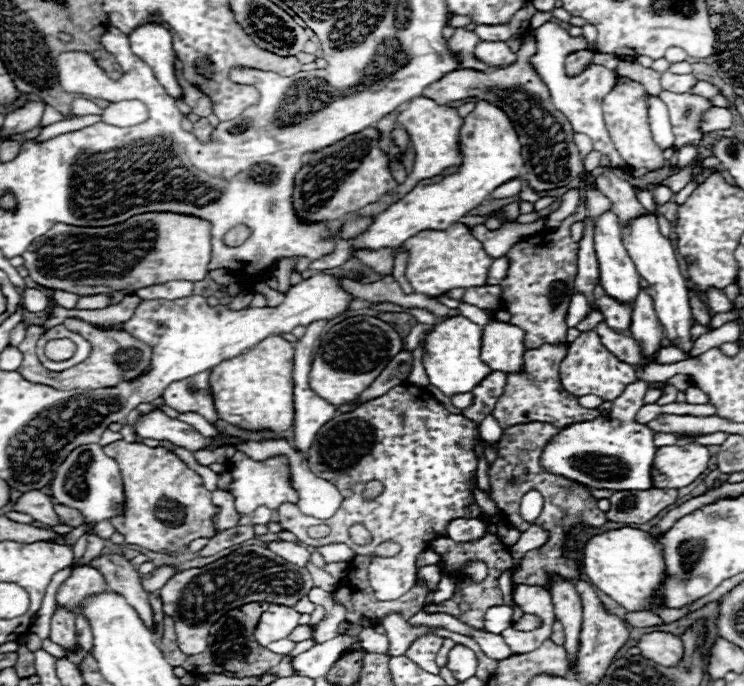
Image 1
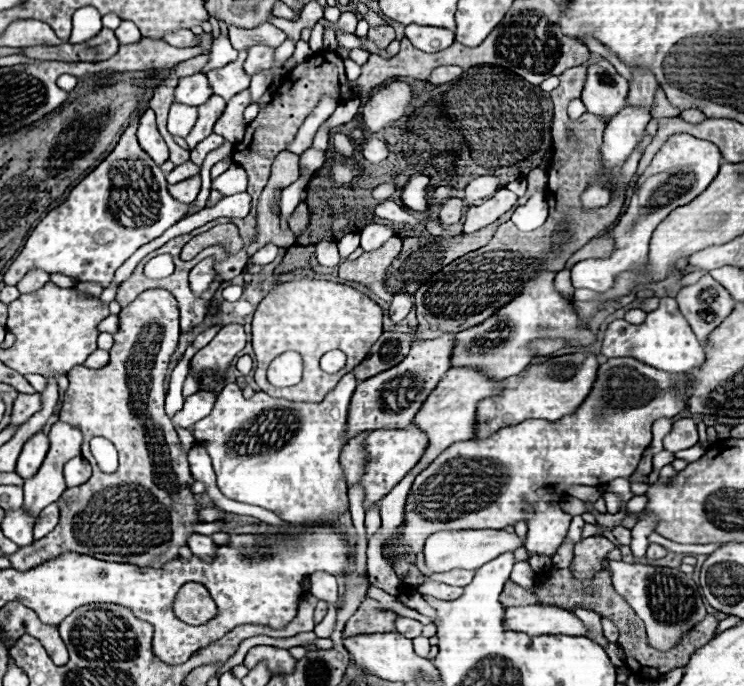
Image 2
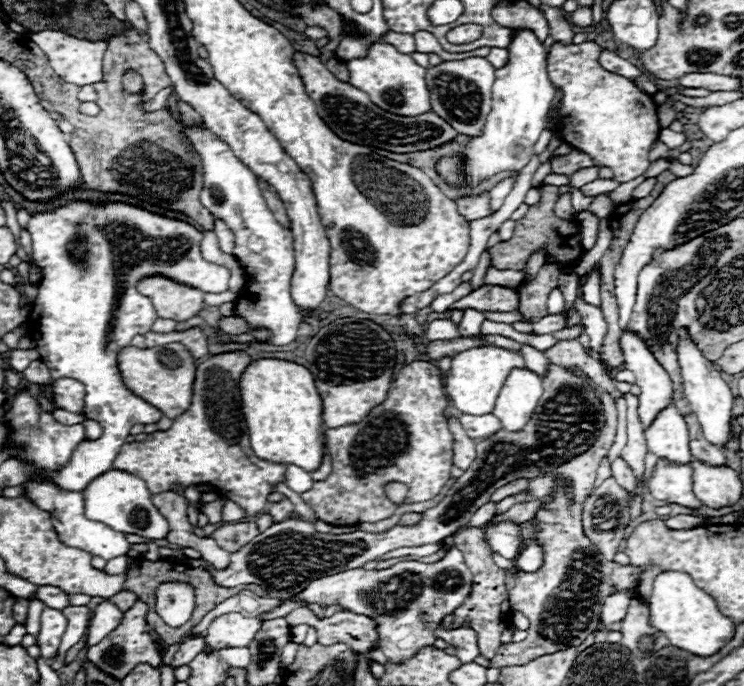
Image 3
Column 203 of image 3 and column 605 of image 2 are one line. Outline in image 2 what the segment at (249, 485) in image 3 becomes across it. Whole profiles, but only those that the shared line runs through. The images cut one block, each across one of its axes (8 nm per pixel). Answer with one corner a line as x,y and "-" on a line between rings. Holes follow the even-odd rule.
614,358
614,360
606,360
604,364
600,364
600,368
598,368
598,380
596,380
596,384
594,384
594,388
592,388
592,392
590,392
590,396
584,400
584,404
572,414
572,416
564,416
562,420
558,420
558,424
550,424
550,422
546,422
546,420
526,420
526,422
522,422
522,424
518,424
518,426
510,426
510,428
500,428
498,432
494,432
494,434
490,434
488,438
476,438
476,440
466,440
466,442
458,442
458,444
452,444
450,448
446,448
446,452
442,452
426,470
422,470
418,476
416,476
416,480
414,480
414,484
412,484
412,488
410,488
410,496
408,496
408,502
406,502
406,528
404,528
404,536
402,536
402,544
400,544
400,548
404,550
404,552
412,552
412,554
418,554
420,552
420,546
422,546
422,542
424,542
424,538
428,536
428,534
434,534
434,532
440,532
440,530
458,530
458,528
506,528
506,526
514,526
518,520
522,520
522,518
526,518
526,514
522,512
522,500
528,500
536,510
534,510
534,514
530,514
528,518
526,518
526,522
528,522
528,542
526,542
526,550
528,552
532,552
532,554
538,554
538,556
542,556
542,554
546,554
546,556
552,556
556,550
558,550
558,546
562,544
562,540
566,538
566,534
568,534
568,524
570,524
570,516
568,514
564,514
562,510
560,510
560,506
558,506
558,502
562,500
562,496
566,494
566,490
570,488
570,486
574,486
574,484
584,484
584,486
600,486
600,484
606,484
606,482
610,482
610,480
616,480
616,478
630,478
634,472
636,472
636,466
638,466
638,462
640,462
640,458
642,458
642,454
644,454
644,450
646,450
646,446
650,444
650,440
652,440
652,424
658,420
658,418
662,418
662,416
674,416
674,414
678,414
678,412
682,412
682,410
686,410
686,402
688,402
688,388
686,388
686,384
690,384
690,378
688,376
672,376
672,374
668,374
668,372
662,372
662,370
656,370
656,368
650,368
650,366
646,366
646,364
642,364
642,362
638,362
638,360
632,360
632,358

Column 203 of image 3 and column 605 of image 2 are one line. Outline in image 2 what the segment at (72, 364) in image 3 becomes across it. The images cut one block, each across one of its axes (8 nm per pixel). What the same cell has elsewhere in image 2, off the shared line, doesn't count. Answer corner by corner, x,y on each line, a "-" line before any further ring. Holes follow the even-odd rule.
672,134
654,154
650,166
636,180
628,210
618,218
616,226
608,230
608,238
614,240
612,254
608,258
588,258
574,264
572,266
574,288
606,292
614,286
618,274
644,266
644,262
648,260
650,236
660,224
660,220
664,220
676,206
688,204
698,194
702,194
718,174
720,164
722,154
708,140
698,140
690,134

